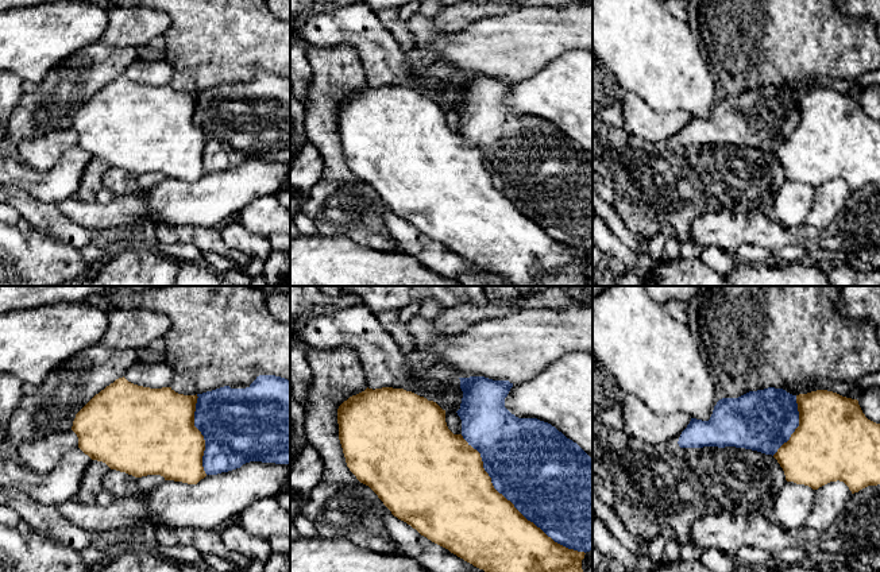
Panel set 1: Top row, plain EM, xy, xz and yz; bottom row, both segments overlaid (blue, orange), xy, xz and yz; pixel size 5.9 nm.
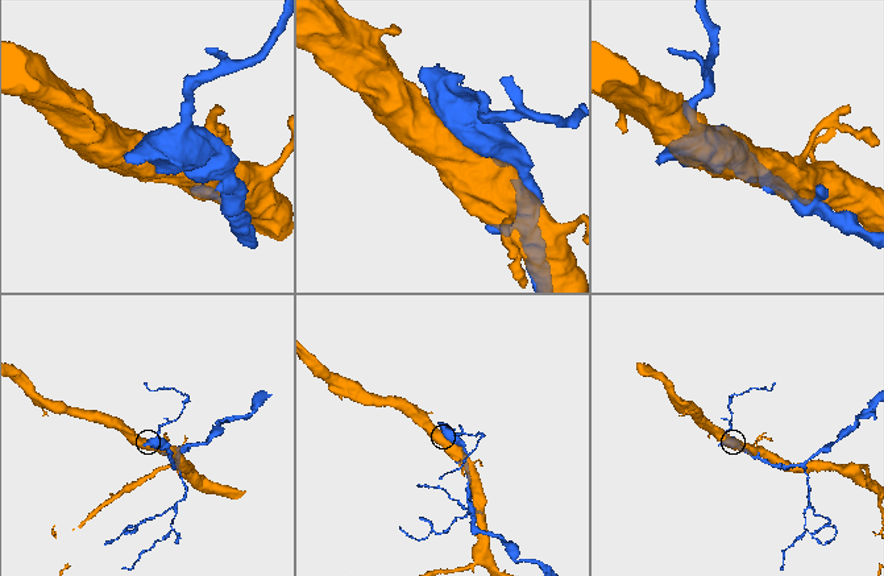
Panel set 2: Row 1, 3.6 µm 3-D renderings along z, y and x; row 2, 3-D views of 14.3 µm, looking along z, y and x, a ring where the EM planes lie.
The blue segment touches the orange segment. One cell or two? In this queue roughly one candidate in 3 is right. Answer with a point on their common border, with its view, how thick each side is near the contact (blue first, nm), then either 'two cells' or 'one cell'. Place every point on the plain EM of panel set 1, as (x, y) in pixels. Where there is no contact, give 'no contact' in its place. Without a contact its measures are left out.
contact xz (513, 201); calibres 500 and 460 nm; two cells

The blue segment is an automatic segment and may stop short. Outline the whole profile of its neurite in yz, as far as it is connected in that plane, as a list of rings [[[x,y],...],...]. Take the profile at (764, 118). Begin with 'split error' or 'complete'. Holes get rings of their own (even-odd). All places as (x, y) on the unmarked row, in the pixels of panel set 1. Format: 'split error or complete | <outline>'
complete | [[[768,85],[749,89],[738,96],[722,96],[709,119],[691,116],[679,135],[680,146],[736,144],[775,152],[799,124],[796,93],[783,86]]]

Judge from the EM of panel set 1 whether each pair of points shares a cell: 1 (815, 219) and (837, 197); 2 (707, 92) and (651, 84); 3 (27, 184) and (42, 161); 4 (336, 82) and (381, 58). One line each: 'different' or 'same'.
1: same
2: same
3: different
4: different

